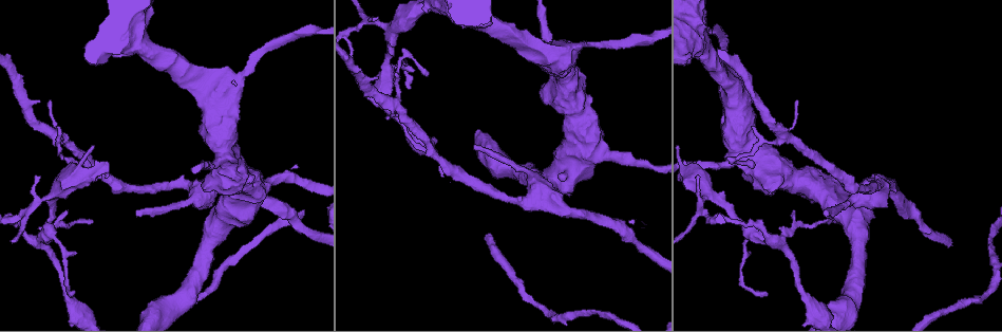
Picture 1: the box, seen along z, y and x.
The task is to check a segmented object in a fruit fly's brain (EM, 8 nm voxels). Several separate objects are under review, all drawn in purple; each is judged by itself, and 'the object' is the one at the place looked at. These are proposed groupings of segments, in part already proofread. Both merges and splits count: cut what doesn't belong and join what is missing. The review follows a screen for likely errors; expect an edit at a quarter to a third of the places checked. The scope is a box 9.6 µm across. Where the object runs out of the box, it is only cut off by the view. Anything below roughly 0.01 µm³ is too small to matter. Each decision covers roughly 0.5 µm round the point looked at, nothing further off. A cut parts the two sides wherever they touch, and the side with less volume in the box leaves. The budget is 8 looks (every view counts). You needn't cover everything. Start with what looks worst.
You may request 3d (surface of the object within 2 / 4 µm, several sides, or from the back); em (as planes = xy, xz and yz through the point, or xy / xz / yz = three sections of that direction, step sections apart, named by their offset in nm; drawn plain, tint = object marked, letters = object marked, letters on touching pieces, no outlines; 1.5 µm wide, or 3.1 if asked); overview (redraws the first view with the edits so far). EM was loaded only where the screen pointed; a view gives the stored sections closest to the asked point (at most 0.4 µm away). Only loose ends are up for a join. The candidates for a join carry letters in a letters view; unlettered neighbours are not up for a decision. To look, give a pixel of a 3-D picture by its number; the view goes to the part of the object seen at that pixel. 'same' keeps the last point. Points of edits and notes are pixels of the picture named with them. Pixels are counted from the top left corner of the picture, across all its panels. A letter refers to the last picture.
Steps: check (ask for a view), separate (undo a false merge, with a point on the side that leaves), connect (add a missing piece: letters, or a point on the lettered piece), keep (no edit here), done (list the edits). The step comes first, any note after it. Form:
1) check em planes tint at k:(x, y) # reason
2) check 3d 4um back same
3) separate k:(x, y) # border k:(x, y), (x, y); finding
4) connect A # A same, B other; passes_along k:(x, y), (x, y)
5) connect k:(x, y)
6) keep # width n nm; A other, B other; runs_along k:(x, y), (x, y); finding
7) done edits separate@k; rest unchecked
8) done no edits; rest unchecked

check 3d 4um at 1:(579, 46)

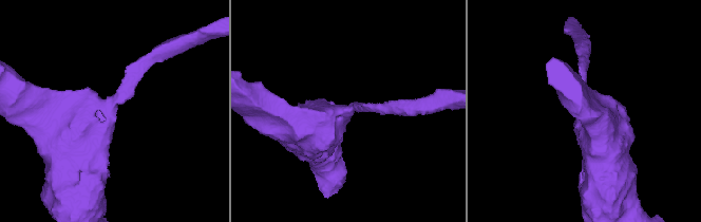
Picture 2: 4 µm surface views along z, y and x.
check em xy step 4 tint at 2:(110, 104)

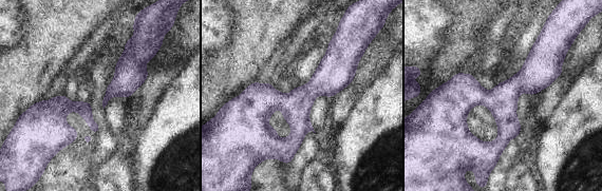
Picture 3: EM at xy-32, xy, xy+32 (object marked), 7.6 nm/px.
check em planes letters same

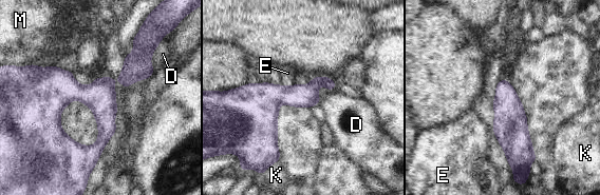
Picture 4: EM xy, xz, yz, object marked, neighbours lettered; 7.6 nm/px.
keep # D other, E other, K other, M other; runs_along 4:(148, 55), (100, 91), (37, 91); continuous, no second neuron

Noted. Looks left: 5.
check 3d 4um back at 1:(777, 166) # sharp bend

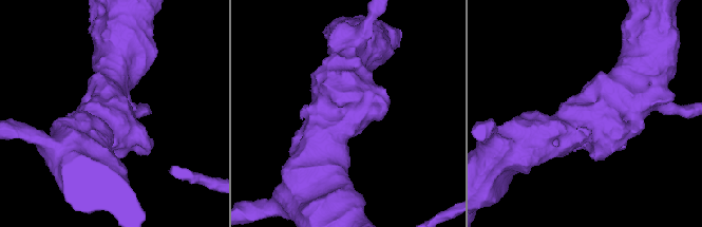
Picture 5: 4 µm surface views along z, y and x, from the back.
check em xz step 4 tint at 5:(587, 113)

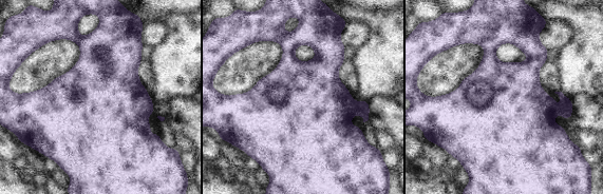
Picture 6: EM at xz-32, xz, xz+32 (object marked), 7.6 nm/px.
check em planes letters same

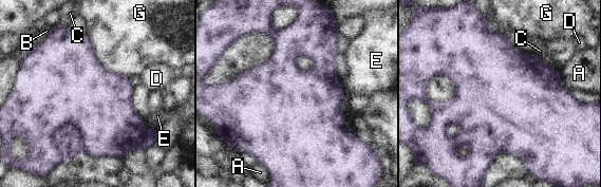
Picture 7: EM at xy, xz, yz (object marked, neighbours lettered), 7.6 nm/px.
keep # A other, B other, C other, D other, E other, G other; border 7:(86, 33), (94, 45), (96, 55); one neuron here

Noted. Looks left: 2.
check em planes letters at 1:(68, 209) # tapers out

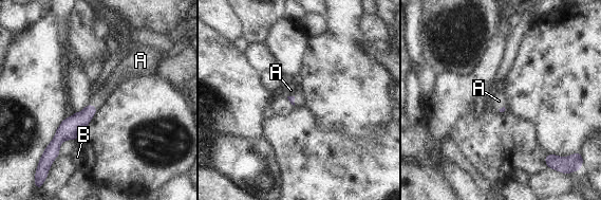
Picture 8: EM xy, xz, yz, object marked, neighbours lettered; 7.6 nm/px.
connect A # A same, B other; passes_along 8:(71, 127), (93, 106), (101, 91); the neuron continues

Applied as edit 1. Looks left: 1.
done edits connect@8; rest unchecked

